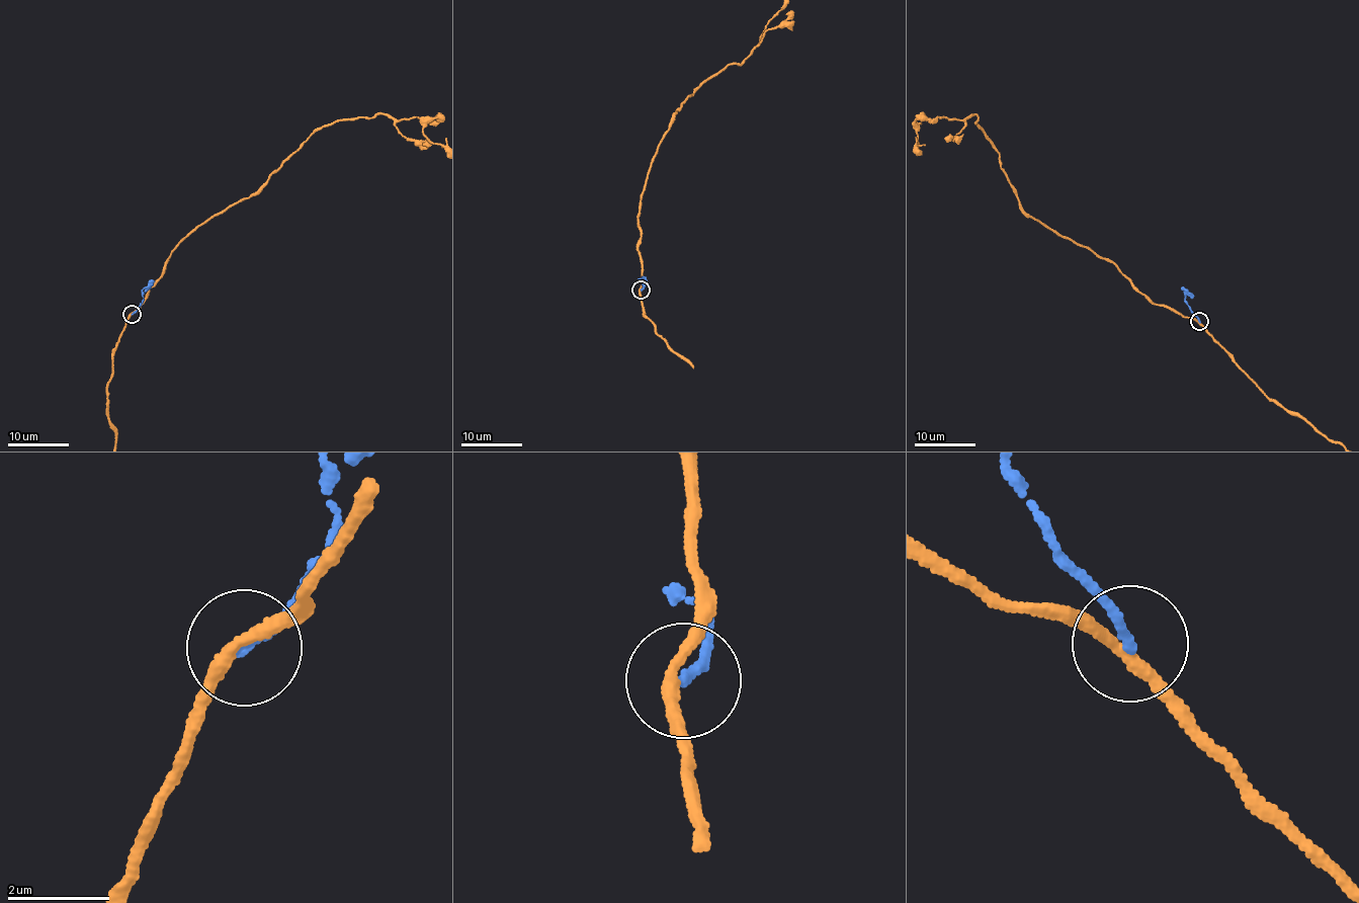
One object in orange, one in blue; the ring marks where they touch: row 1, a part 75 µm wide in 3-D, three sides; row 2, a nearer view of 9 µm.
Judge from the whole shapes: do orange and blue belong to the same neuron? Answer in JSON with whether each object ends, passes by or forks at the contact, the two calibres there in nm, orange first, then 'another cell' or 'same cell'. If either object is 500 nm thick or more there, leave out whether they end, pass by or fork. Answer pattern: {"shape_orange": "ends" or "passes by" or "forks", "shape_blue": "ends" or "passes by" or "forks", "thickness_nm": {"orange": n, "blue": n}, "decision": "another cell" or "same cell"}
{"shape_orange": "passes by", "shape_blue": "ends", "thickness_nm": {"orange": 240, "blue": 180}, "decision": "another cell"}

